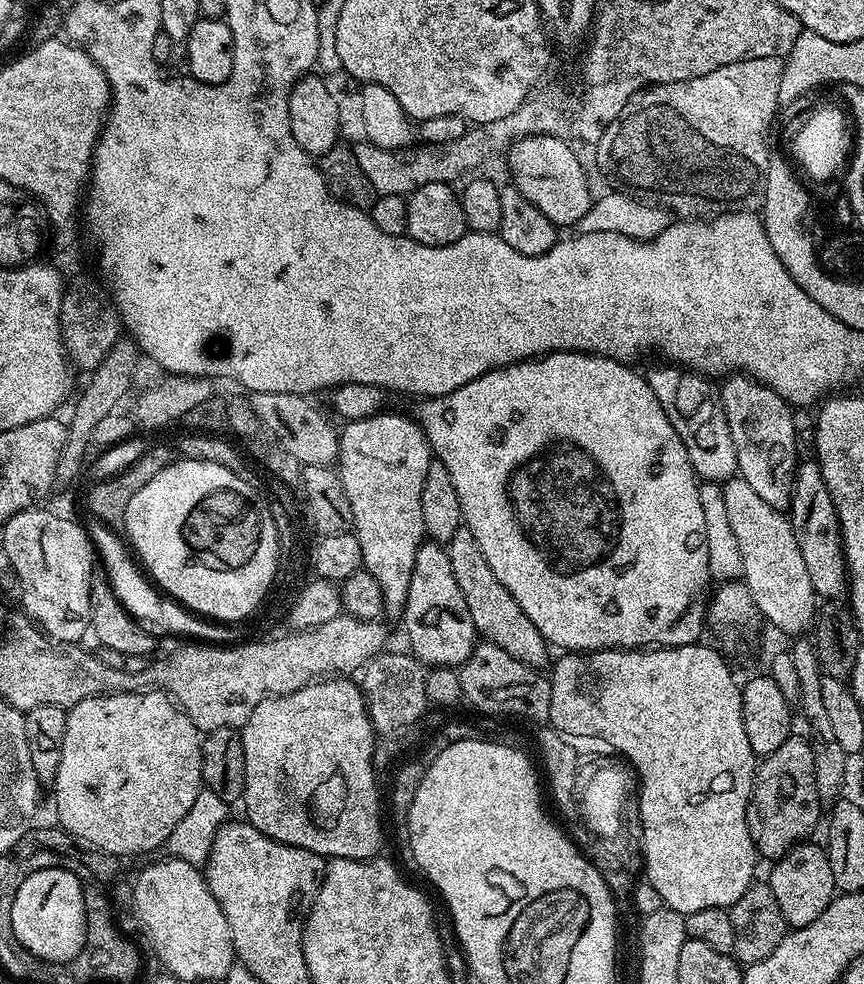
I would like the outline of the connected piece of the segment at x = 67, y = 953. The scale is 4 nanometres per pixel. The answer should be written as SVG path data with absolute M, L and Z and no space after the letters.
M41 866L37 872L31 872L18 886L18 894L14 896L13 910L10 911L10 922L13 923L14 933L18 936L18 941L30 950L36 958L45 960L47 963L70 963L76 955L82 950L83 942L88 934L88 906L84 904L84 893L86 891L85 885L80 885L80 880L68 868L48 868L48 866Z

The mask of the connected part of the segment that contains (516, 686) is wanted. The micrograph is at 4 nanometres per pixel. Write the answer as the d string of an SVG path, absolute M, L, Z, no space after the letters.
M487 642L477 643L470 658L458 669L462 682L462 694L467 703L481 708L484 714L499 714L504 718L521 716L524 720L547 721L550 714L551 679L541 669L518 662L502 646Z

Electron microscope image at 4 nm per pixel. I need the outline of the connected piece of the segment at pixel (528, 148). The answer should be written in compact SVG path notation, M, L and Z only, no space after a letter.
M541 134L539 136L522 136L517 138L507 149L508 168L512 171L511 183L550 222L557 226L575 226L590 210L594 199L594 191L588 185L588 176L576 157L576 152L564 141L560 134Z

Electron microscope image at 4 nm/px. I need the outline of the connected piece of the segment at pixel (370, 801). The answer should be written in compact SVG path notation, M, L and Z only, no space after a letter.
M324 678L294 690L285 696L269 696L250 714L245 722L240 737L246 758L246 782L242 805L248 811L247 823L252 824L262 834L274 838L283 844L289 844L302 850L310 850L325 858L346 858L347 860L370 860L377 855L380 848L380 796L376 793L376 777L378 772L372 766L372 755L378 739L372 727L372 719L368 717L368 706L364 703L364 694L359 683L352 684L348 678Z

